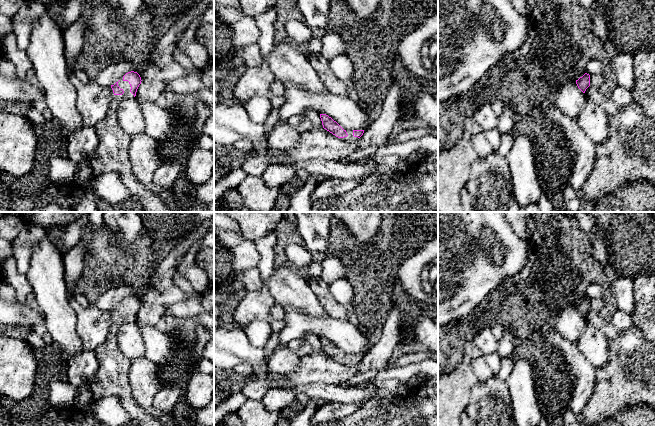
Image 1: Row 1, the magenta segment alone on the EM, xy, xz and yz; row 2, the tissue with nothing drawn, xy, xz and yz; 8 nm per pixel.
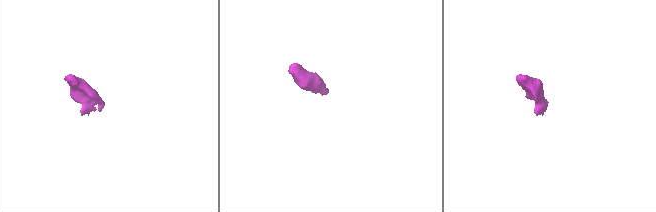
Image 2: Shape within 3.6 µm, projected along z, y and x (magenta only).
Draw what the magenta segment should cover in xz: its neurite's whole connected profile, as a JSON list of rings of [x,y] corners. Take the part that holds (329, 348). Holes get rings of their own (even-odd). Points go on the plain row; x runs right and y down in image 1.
[[[320,338],[320,342],[324,353],[336,361],[342,362],[347,367],[358,367],[364,357],[364,354],[344,354],[336,345],[326,338]]]

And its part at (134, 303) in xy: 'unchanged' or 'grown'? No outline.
grown

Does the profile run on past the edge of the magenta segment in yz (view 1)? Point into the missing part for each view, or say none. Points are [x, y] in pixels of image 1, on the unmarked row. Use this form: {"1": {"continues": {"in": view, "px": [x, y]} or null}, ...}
{"1": {"continues": null}}

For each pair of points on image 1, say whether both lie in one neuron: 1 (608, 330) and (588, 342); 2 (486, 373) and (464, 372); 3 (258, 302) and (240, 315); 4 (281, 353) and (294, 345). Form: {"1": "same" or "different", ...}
{"1": "different", "2": "different", "3": "same", "4": "different"}

